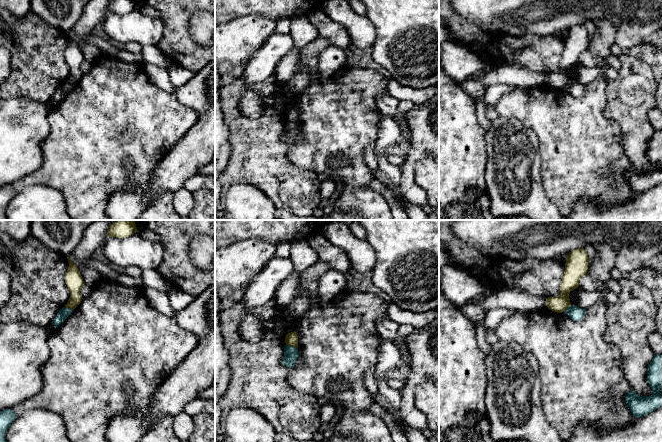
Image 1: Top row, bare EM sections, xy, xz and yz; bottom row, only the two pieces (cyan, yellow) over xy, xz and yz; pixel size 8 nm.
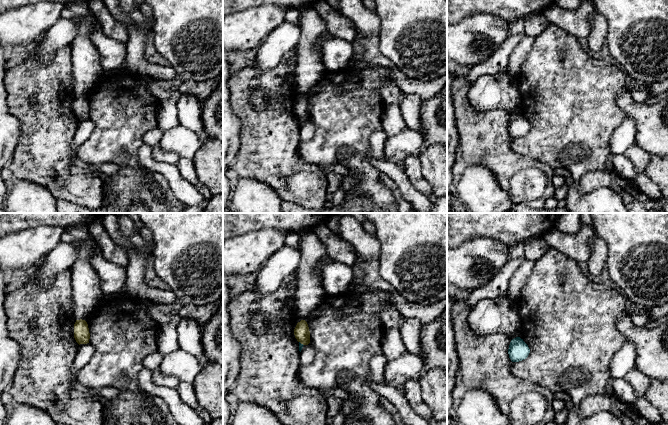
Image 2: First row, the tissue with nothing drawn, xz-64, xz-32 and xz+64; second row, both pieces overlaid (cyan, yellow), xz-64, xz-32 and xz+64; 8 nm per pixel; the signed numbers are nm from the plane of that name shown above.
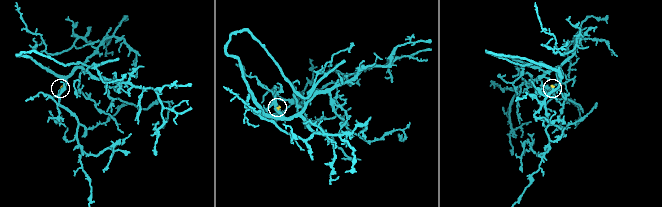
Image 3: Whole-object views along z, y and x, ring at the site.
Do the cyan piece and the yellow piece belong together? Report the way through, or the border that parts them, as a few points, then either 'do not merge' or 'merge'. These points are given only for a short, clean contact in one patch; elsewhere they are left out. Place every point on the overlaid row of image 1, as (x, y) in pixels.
border xz (286, 344), (296, 348); do not merge

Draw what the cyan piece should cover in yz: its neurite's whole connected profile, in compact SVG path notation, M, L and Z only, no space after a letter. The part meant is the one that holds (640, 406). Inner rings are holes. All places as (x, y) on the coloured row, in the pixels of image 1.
M662 354L654 355L648 365L647 381L653 390L651 396L640 396L631 389L625 397L634 417L643 417L662 407Z

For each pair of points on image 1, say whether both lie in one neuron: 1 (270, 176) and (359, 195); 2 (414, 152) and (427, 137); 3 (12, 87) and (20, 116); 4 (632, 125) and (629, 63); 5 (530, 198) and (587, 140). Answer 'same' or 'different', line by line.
1: different
2: same
3: different
4: same
5: different

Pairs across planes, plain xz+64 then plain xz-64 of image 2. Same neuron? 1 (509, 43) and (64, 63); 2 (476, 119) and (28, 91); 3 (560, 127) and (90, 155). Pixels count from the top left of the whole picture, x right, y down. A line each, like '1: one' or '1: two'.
1: two
2: one
3: one

